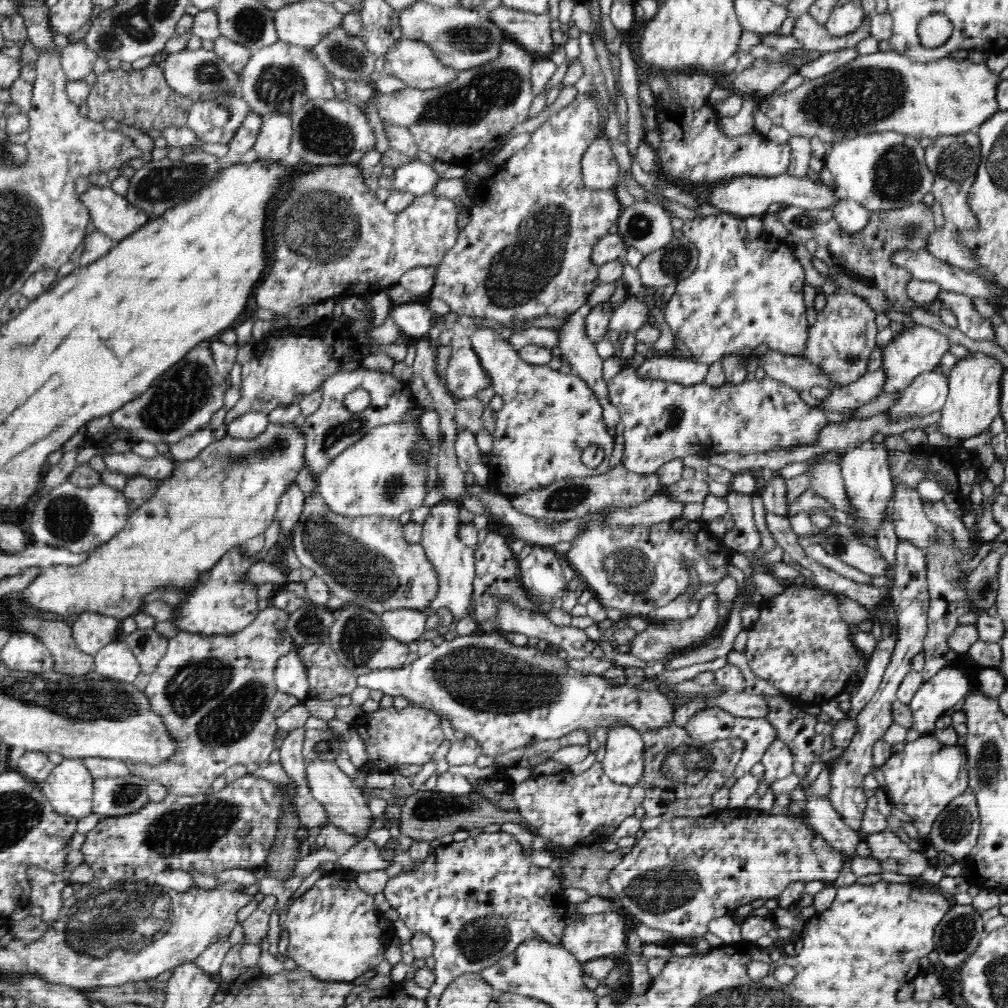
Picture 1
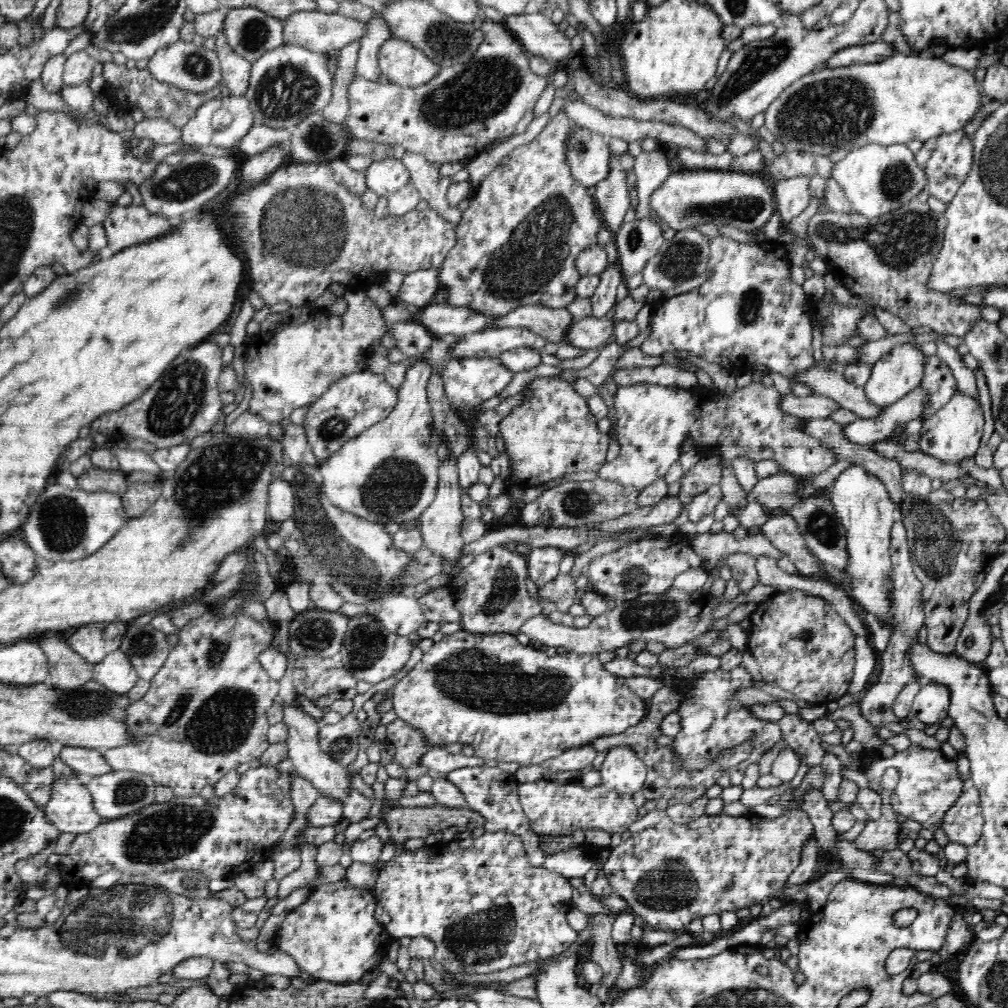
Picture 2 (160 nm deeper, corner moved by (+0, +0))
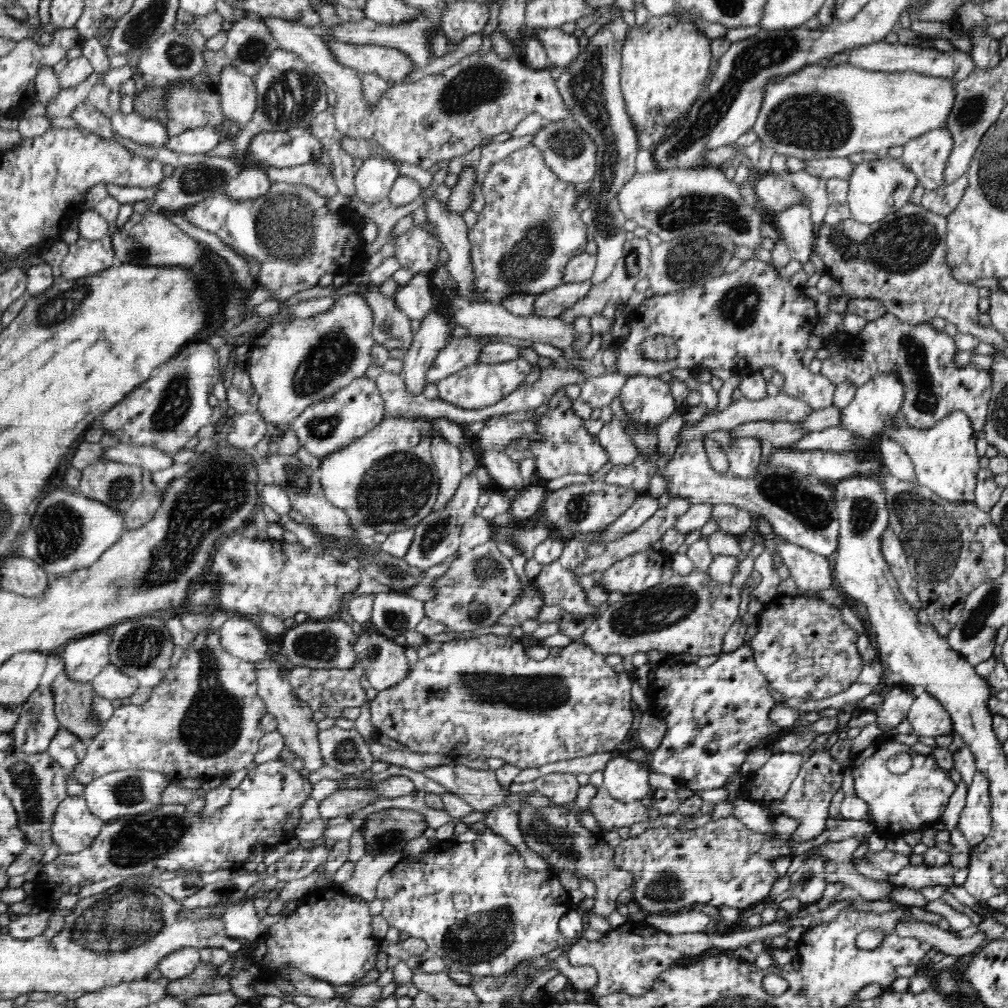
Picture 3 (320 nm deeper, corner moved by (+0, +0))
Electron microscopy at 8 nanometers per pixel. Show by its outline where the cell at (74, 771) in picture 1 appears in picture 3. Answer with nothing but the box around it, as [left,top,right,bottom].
[51,795,105,854]

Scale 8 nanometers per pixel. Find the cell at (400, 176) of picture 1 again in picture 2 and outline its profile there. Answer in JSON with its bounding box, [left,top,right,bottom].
[365,158,410,198]

